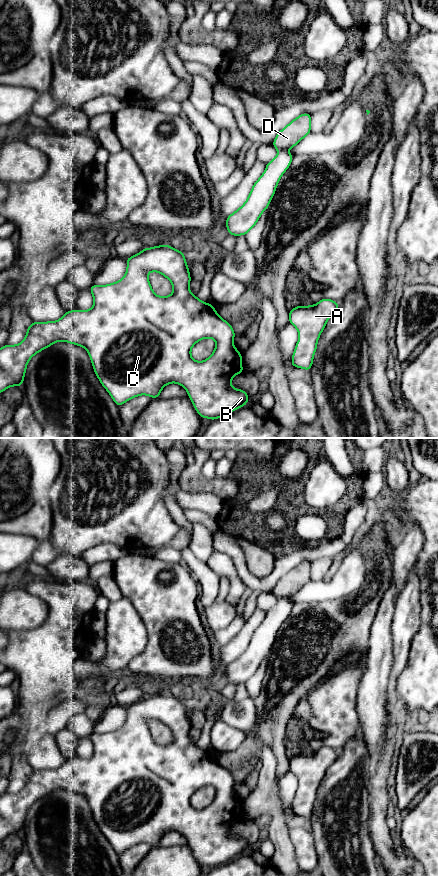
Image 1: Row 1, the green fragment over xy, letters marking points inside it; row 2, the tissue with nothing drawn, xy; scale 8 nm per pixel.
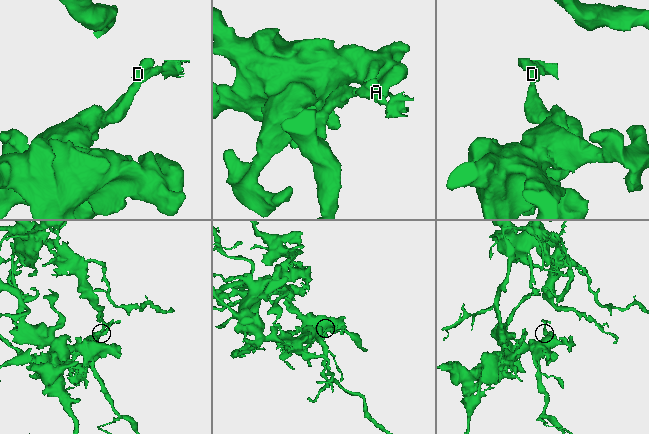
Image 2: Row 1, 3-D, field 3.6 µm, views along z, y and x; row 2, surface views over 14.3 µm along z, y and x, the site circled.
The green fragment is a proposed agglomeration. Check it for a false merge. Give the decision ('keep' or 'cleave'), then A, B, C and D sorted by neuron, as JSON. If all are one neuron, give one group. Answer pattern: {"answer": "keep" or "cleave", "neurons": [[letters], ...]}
{"answer": "cleave", "neurons": [["A", "B", "C"], ["D"]]}

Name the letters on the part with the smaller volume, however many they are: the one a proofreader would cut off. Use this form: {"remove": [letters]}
{"remove": ["D"]}

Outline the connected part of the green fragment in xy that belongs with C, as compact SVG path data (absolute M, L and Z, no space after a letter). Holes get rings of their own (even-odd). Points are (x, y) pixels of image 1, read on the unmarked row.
M160 693L144 696L126 706L126 709L126 721L119 729L90 735L94 747L91 757L65 760L58 769L32 770L22 790L0 796L0 841L12 834L22 834L29 808L43 797L63 789L87 798L96 824L118 855L140 843L159 846L161 838L170 831L177 831L186 837L196 860L202 866L215 868L247 853L250 846L248 842L231 833L232 826L244 820L241 801L233 791L234 777L217 762L212 752L201 749L191 741L191 725L184 701L170 693ZM149 720L158 720L166 725L173 734L173 741L169 744L156 743L149 730ZM206 786L215 788L215 797L204 809L196 809L191 805L191 797Z

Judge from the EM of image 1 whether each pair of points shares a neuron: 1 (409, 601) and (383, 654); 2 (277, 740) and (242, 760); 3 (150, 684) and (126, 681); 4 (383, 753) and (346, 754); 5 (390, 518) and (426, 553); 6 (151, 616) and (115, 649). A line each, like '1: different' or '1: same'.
1: same
2: same
3: same
4: same
5: different
6: different

